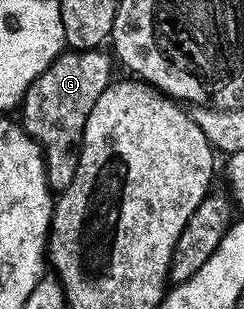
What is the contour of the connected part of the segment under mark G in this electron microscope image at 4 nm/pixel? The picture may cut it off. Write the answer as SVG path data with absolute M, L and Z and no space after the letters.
M101 48L64 51L22 96L20 124L26 134L42 147L42 156L46 158L46 180L51 190L61 191L72 183L72 175L76 175L78 166L84 123L88 123L88 114L92 107L96 107L96 99L100 99L112 80L110 72L115 62L109 52L102 52L106 51Z

